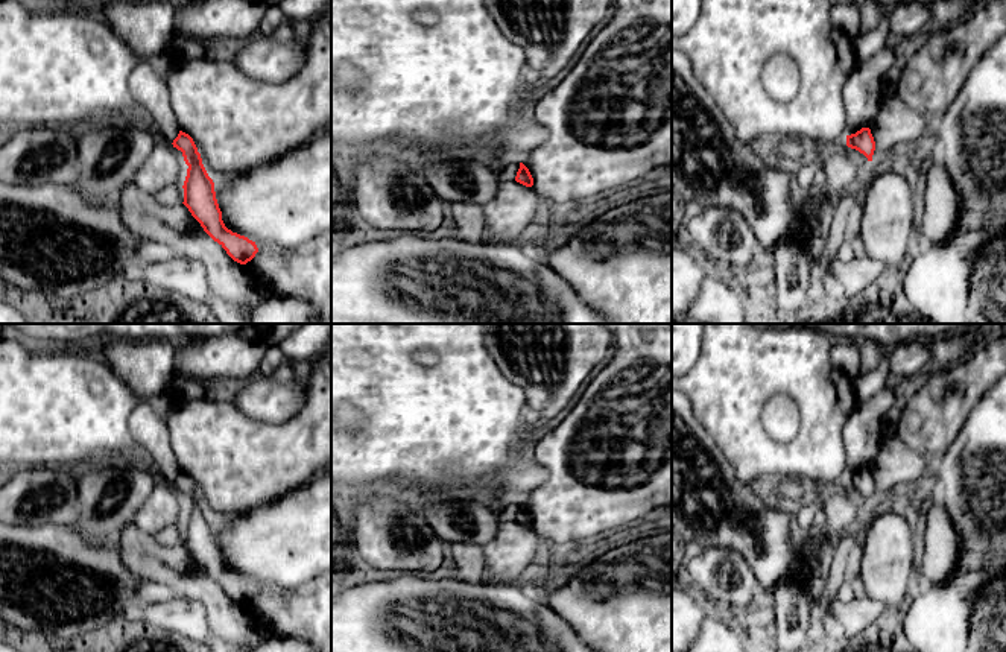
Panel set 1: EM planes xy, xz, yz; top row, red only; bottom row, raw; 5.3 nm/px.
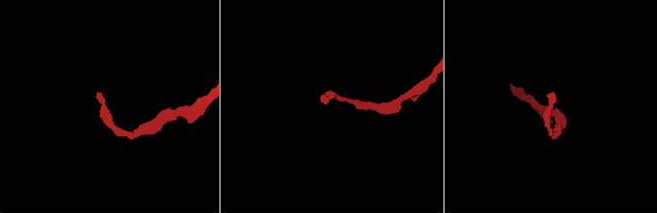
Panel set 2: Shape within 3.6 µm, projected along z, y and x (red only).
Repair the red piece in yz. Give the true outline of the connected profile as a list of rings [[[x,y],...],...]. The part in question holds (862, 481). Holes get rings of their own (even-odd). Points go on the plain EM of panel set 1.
[[[862,468],[856,474],[846,476],[846,486],[863,494],[868,502],[872,502],[875,482],[869,468]]]

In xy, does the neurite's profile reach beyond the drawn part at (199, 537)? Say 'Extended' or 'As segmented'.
As segmented

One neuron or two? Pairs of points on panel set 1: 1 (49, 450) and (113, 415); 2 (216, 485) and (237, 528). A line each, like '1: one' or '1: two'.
1: one
2: two

